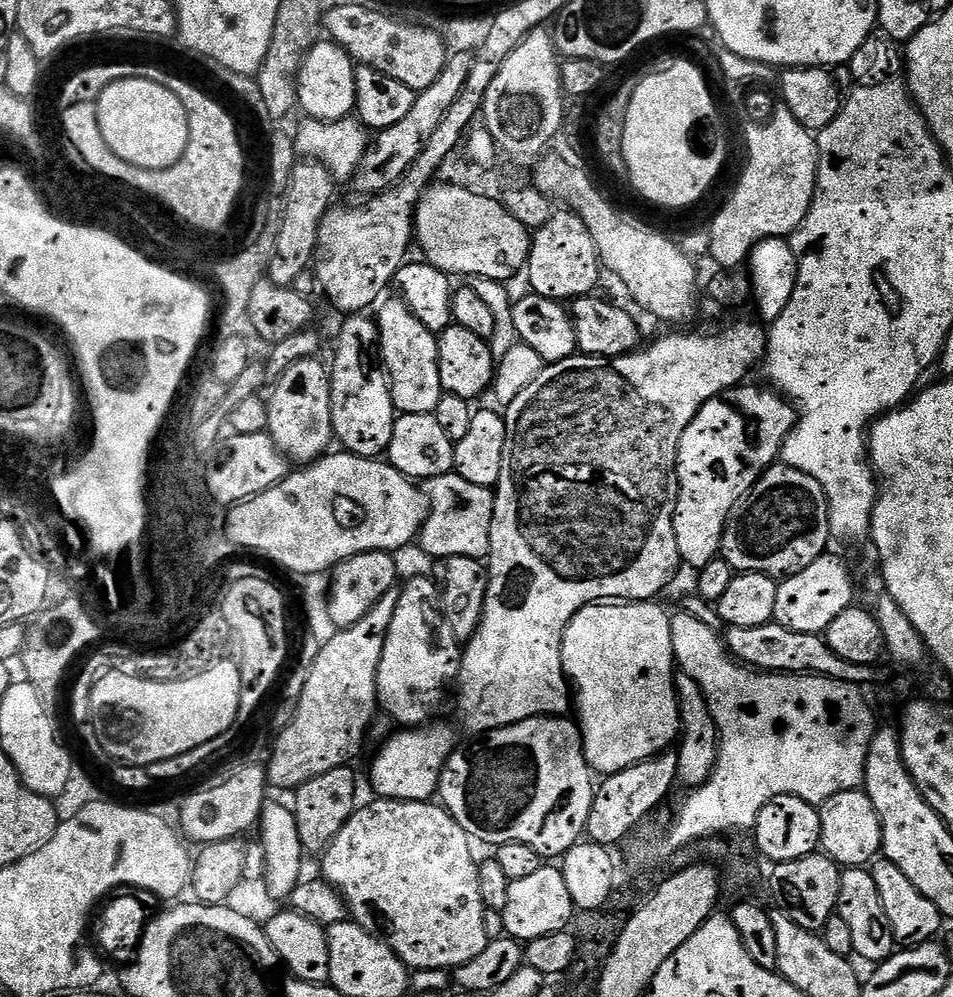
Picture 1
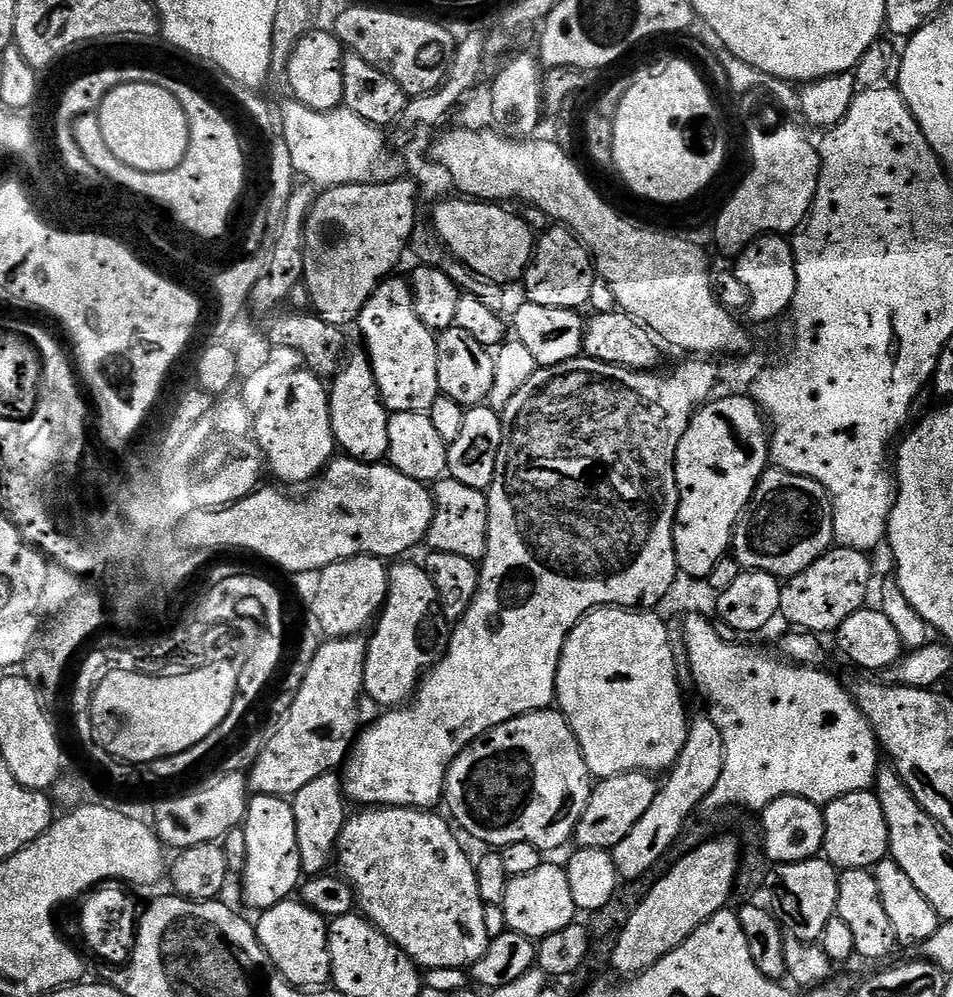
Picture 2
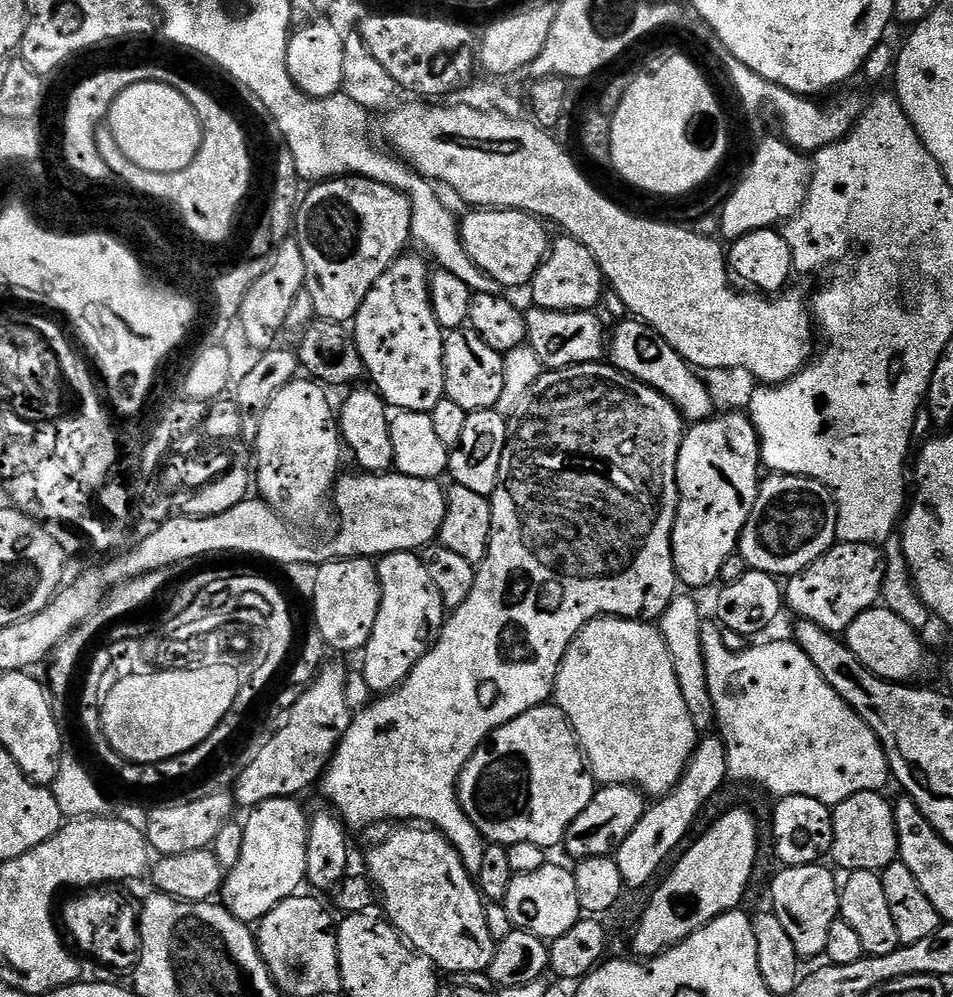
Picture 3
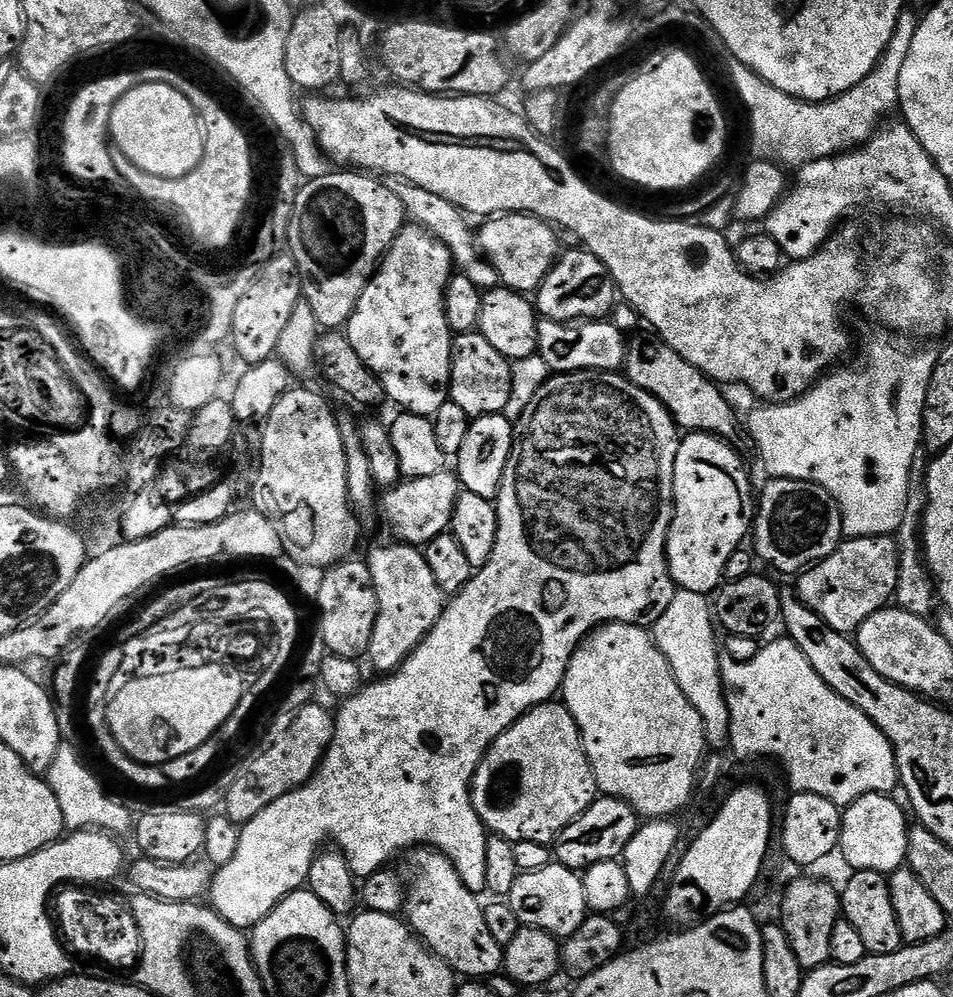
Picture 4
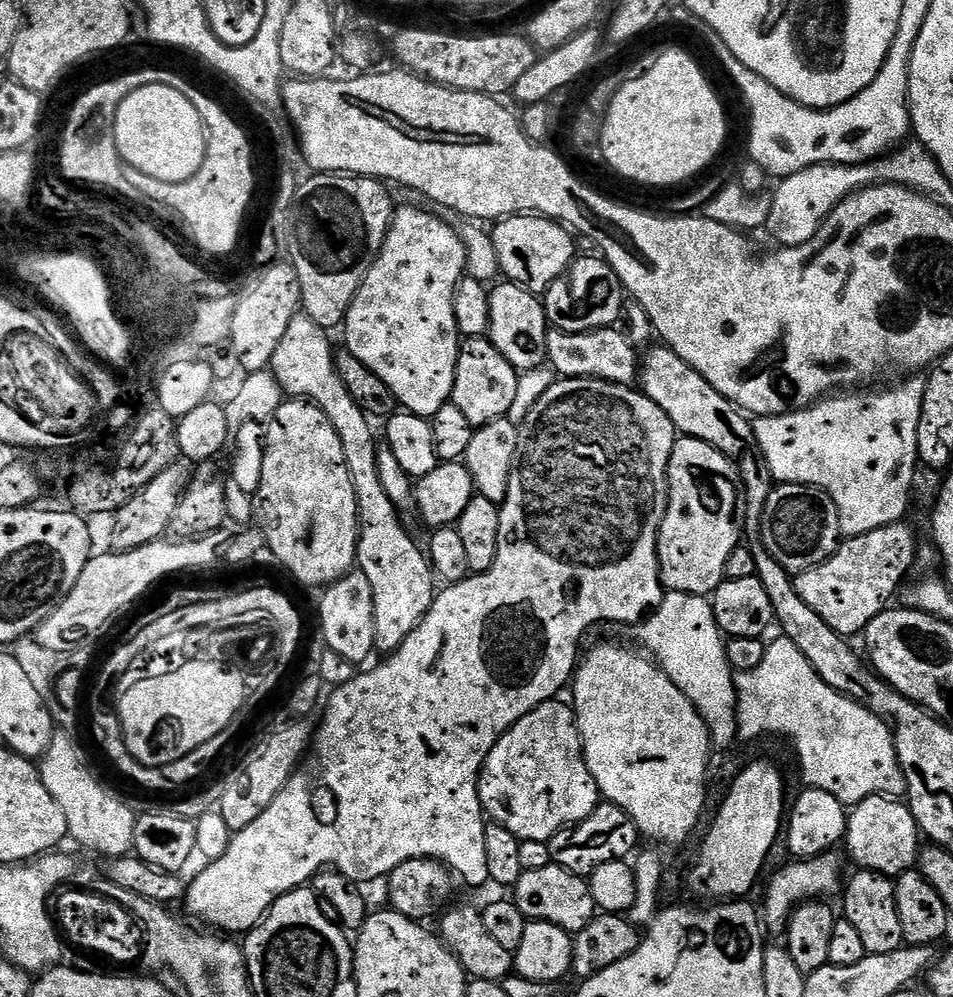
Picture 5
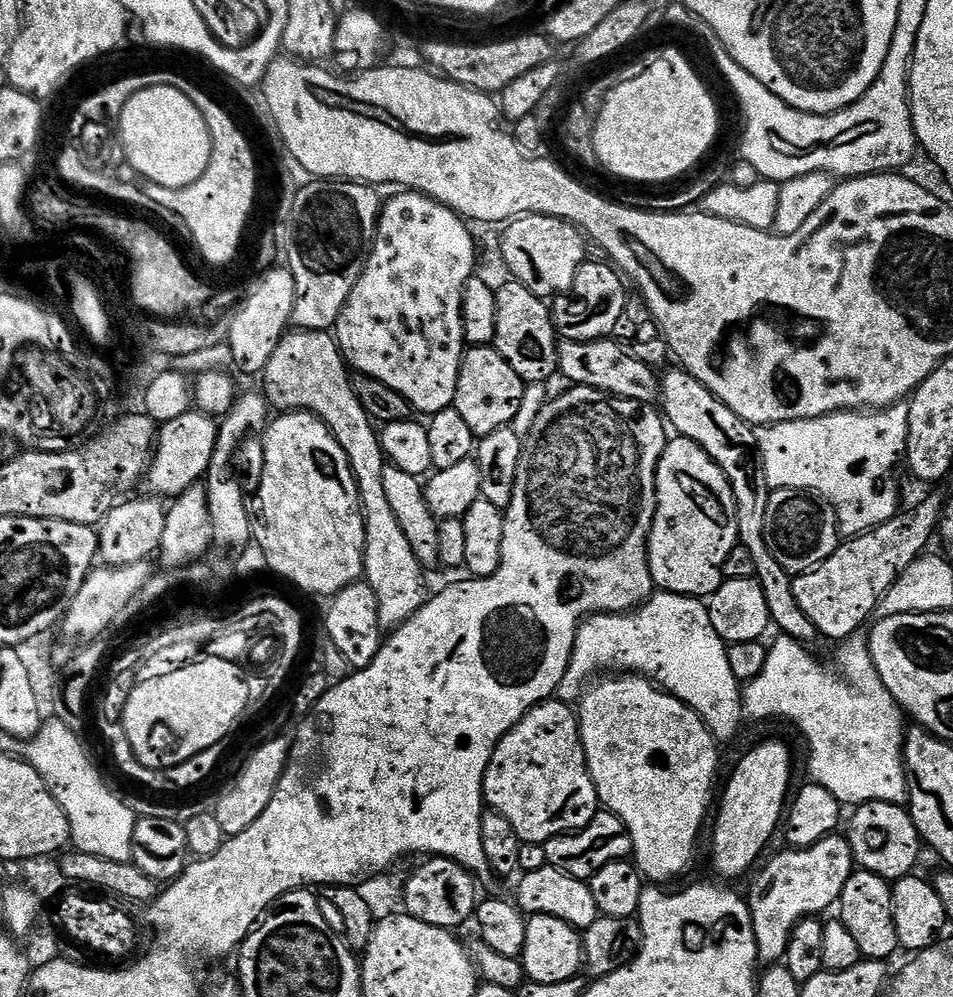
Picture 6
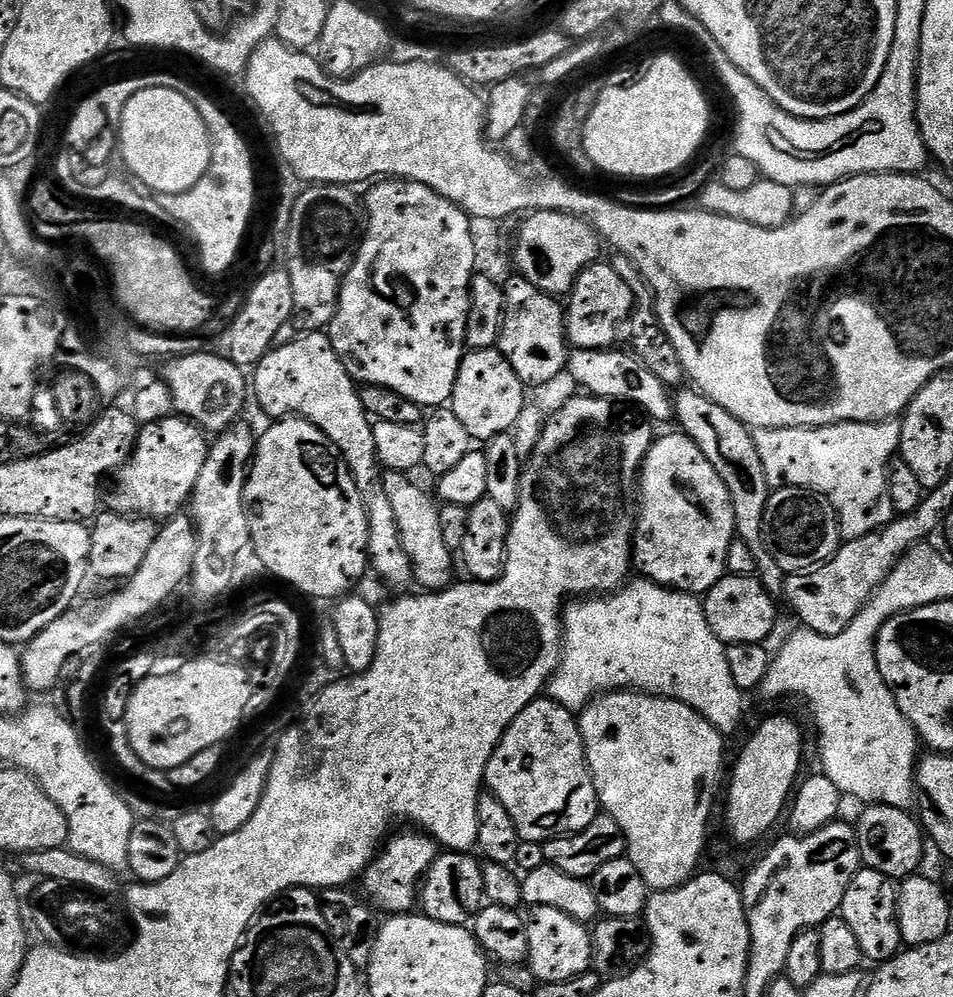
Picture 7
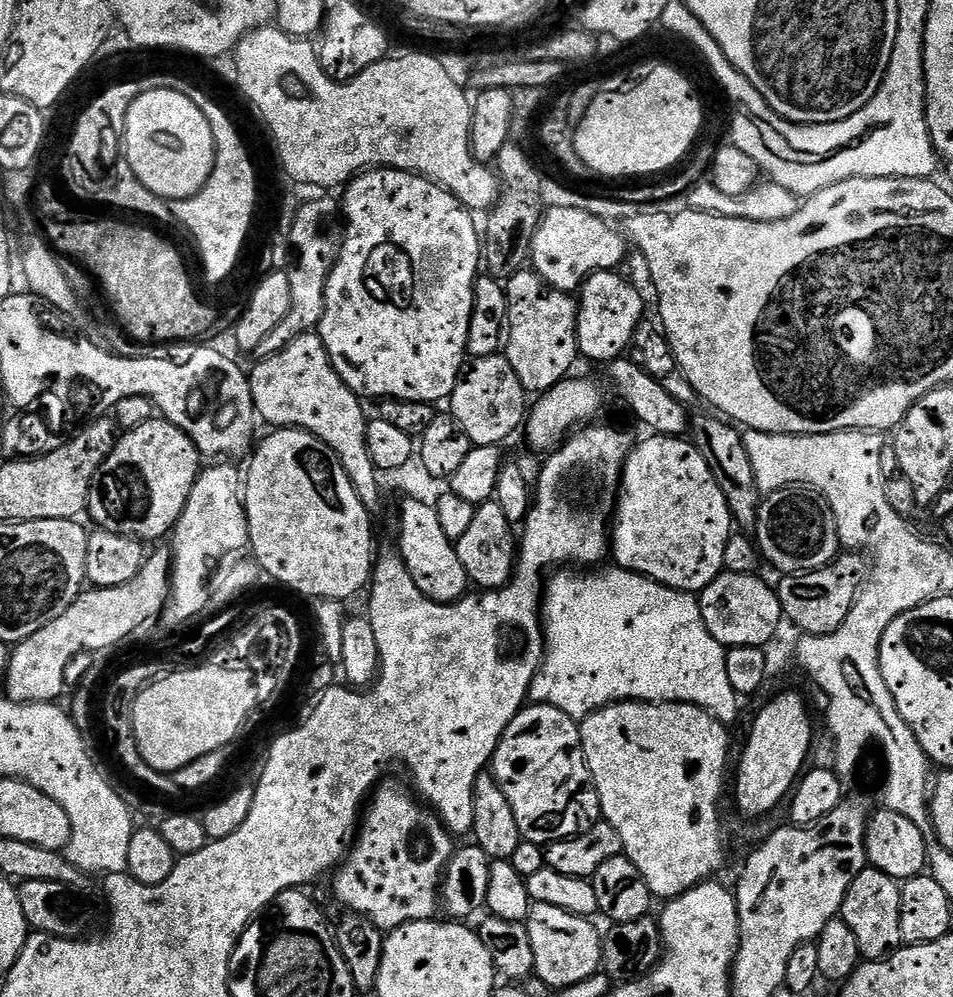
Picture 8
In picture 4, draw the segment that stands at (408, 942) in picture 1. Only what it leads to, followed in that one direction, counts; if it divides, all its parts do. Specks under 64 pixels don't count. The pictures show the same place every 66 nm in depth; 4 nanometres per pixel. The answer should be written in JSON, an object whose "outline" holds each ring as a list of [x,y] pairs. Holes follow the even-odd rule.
{"outline":[[[421,846],[407,857],[412,867],[412,884],[406,888],[406,923],[424,945],[438,958],[442,958],[452,967],[452,971],[464,978],[487,978],[497,975],[504,966],[505,945],[494,942],[490,929],[486,927],[485,905],[480,904],[481,897],[464,885],[464,877],[458,874],[456,865],[427,846]]]}

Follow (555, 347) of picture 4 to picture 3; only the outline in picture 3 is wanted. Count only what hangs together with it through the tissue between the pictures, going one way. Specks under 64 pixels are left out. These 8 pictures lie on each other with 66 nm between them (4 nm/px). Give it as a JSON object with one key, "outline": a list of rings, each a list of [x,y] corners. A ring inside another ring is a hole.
{"outline":[[[535,306],[529,307],[529,309],[527,309],[524,317],[526,330],[528,331],[526,344],[532,348],[545,369],[555,370],[557,368],[569,368],[575,364],[594,364],[605,359],[606,328],[604,332],[604,324],[595,316],[597,314],[595,311],[555,312],[554,310],[546,310]]]}

